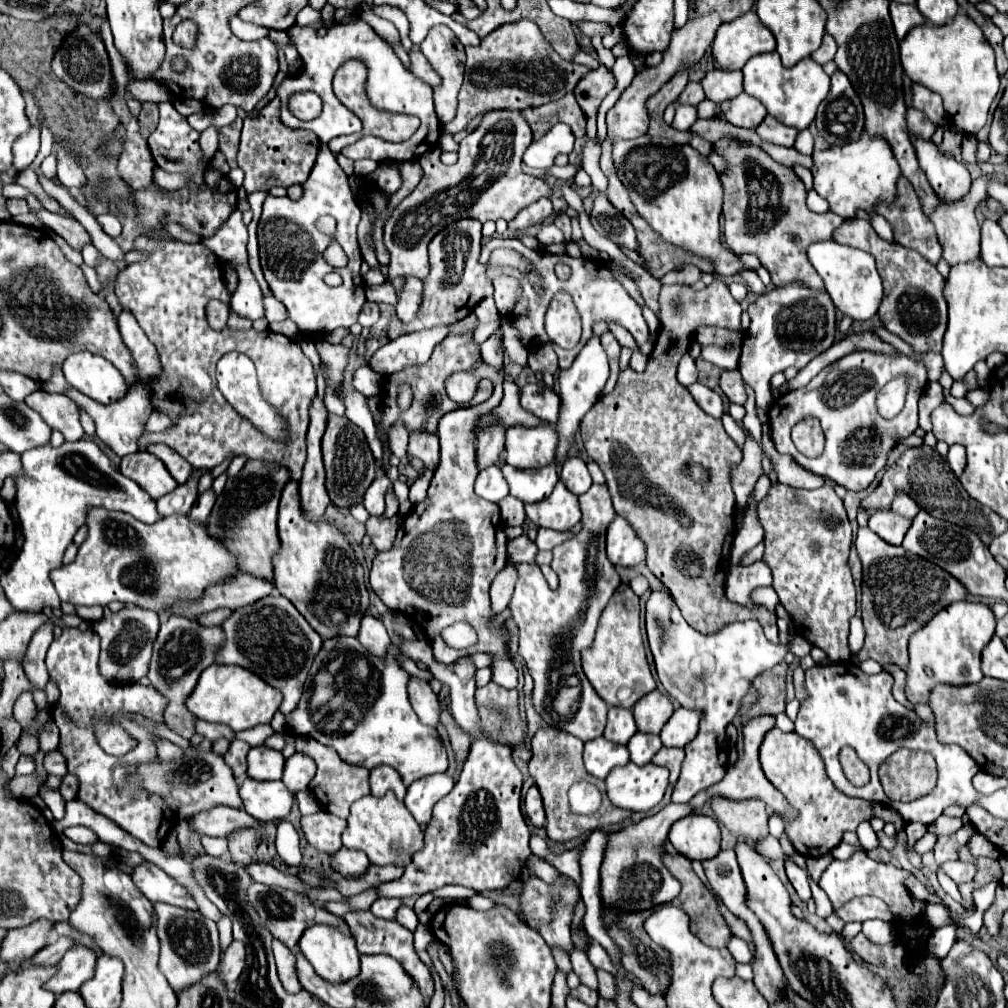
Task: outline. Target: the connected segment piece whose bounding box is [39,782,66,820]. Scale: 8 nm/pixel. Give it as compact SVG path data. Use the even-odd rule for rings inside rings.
M45 782L41 784L41 790L39 790L39 796L43 798L43 802L47 804L47 808L51 810L53 818L55 820L61 820L65 816L65 800L61 798L59 790L47 790L45 788Z

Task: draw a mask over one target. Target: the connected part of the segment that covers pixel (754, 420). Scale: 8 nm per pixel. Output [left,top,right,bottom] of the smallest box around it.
[742,383,763,452]

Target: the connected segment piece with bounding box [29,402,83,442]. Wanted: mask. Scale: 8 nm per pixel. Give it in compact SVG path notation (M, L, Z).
M39 402L35 406L29 404L41 418L53 428L59 430L67 442L77 442L83 438L83 428L79 422L79 408L73 402Z

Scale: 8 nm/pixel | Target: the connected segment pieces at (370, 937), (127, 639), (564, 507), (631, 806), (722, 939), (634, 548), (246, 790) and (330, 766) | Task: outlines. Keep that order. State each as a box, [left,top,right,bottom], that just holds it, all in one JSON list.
[[343,912,433,1006],[93,608,159,682],[525,482,581,530],[605,764,669,812],[665,854,731,946],[607,516,647,566],[239,778,293,822],[295,736,369,818]]

